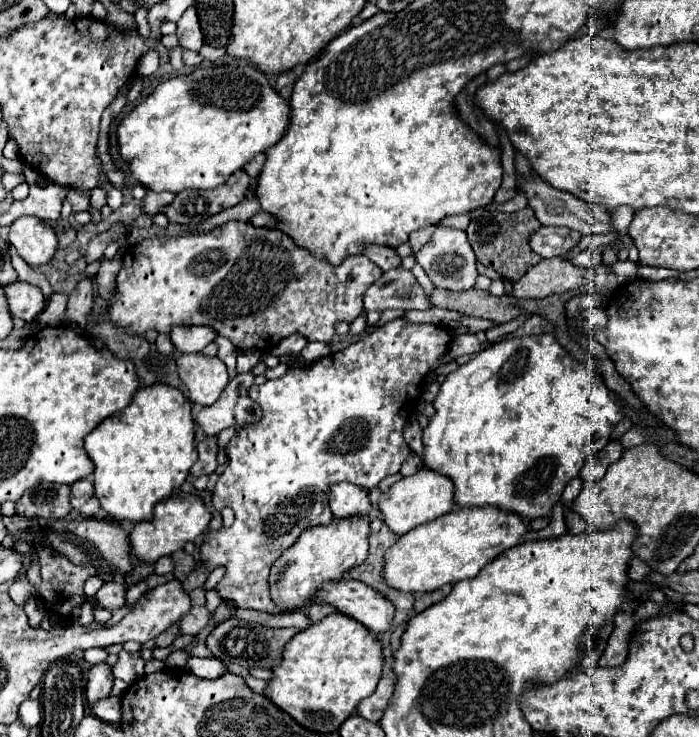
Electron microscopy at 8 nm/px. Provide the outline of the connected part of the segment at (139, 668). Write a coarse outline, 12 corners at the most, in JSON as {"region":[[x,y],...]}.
{"region":[[119,653],[113,675],[133,685],[145,675],[139,653]]}

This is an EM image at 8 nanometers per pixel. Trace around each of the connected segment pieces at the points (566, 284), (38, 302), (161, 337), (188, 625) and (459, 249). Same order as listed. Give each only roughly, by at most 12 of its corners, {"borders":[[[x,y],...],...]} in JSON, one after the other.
{"borders":[[[541,259],[511,283],[515,299],[543,299],[588,283],[593,270]],[[23,281],[5,287],[13,317],[33,321],[45,309],[39,287]],[[159,334],[155,345],[161,355],[173,355],[169,335]],[[193,607],[179,623],[181,633],[197,635],[207,627],[211,613]],[[437,227],[415,253],[435,287],[465,291],[479,277],[465,231]]]}

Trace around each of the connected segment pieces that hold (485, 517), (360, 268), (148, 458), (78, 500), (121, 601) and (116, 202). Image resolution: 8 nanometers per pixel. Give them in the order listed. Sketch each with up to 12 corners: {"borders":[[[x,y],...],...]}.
{"borders":[[[455,507],[401,535],[385,579],[411,593],[475,577],[529,521]],[[279,229],[131,245],[111,319],[329,343],[383,275]],[[161,383],[85,437],[95,497],[151,521],[197,461],[191,405]],[[89,479],[71,487],[71,505],[79,511],[93,497]],[[105,581],[97,591],[101,607],[113,611],[125,605],[121,581]],[[106,177],[101,188],[107,193],[107,205],[113,210],[123,204],[122,192]]]}

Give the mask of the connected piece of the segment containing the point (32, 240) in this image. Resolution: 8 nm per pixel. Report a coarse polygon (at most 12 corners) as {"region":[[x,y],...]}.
{"region":[[19,217],[9,243],[31,267],[51,263],[55,231]]}

